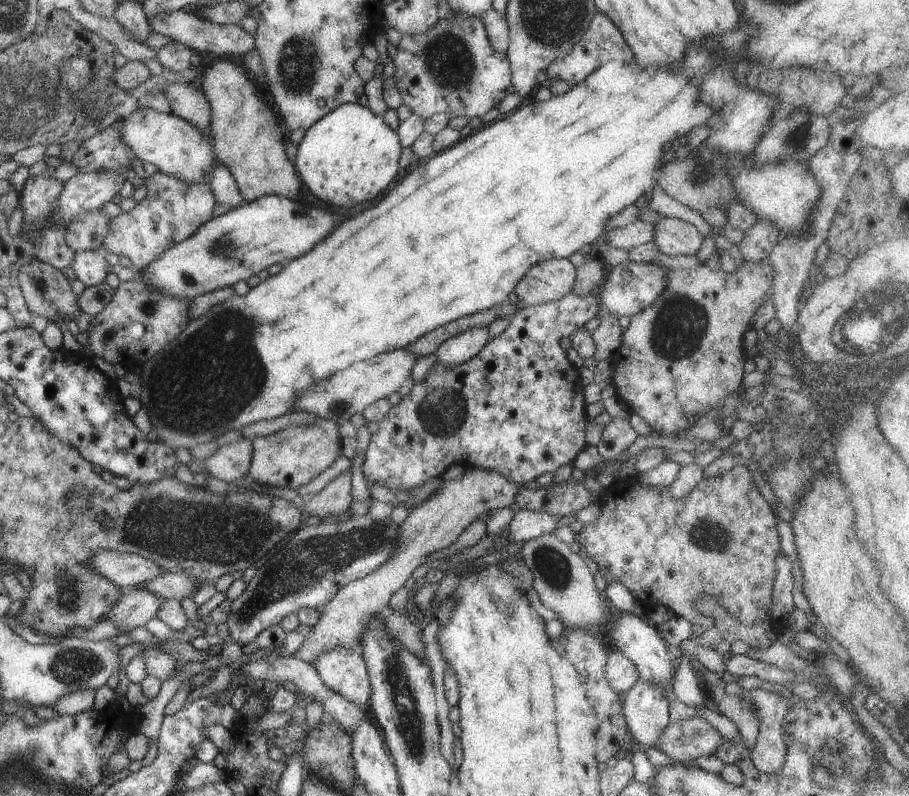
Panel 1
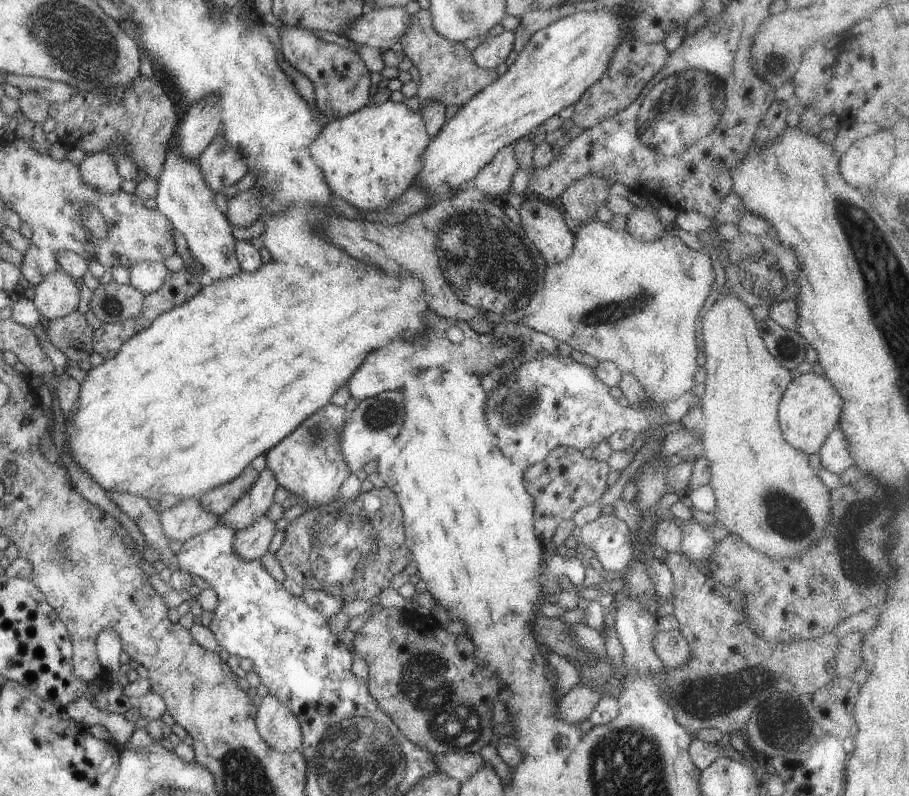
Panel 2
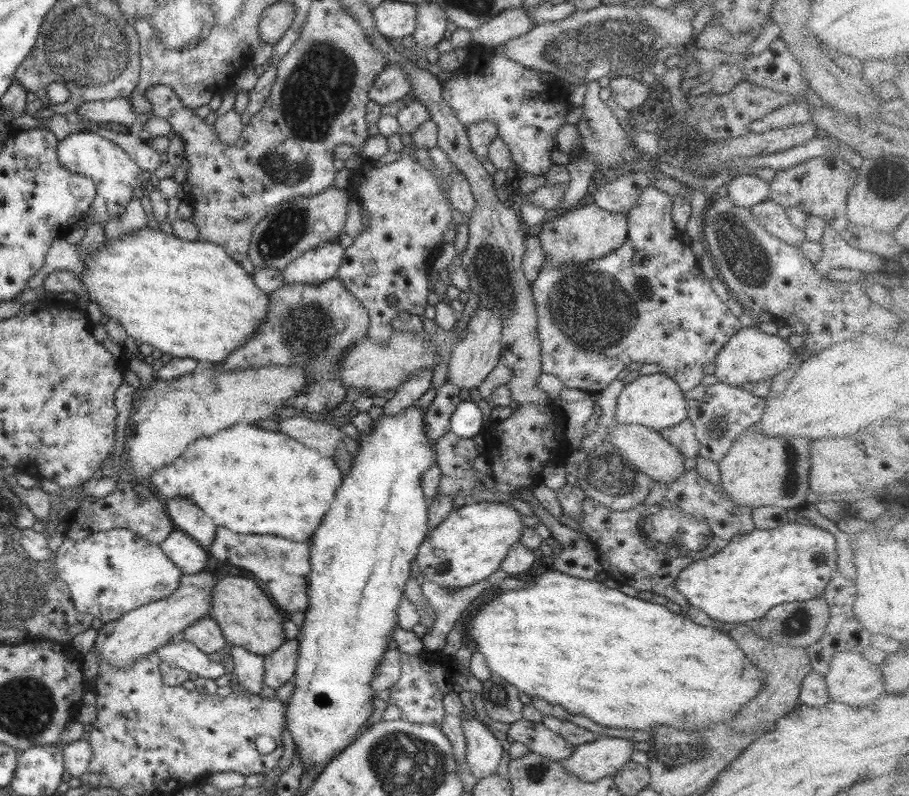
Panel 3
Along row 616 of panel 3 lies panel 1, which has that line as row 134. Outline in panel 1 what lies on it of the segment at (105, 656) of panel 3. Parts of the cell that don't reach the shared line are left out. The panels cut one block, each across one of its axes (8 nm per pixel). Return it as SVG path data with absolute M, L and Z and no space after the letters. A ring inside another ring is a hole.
M138 107L134 112L128 112L125 115L121 114L121 117L123 118L123 123L120 127L121 139L143 163L150 162L155 164L158 166L159 171L178 177L187 183L195 183L204 179L210 181L211 170L216 162L212 140L210 136L202 134L196 125L176 116L173 112L161 113L156 112L156 109L148 107Z

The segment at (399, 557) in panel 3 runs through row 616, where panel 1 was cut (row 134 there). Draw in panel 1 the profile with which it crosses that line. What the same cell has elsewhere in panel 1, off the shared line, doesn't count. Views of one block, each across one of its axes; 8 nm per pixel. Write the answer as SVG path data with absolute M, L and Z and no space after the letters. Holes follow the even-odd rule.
M344 103L327 112L310 128L307 128L302 142L298 145L295 168L300 172L301 182L306 184L322 202L340 208L352 208L356 204L366 204L376 200L398 174L400 160L400 140L397 131L388 127L384 119L374 114L368 107L360 103Z

